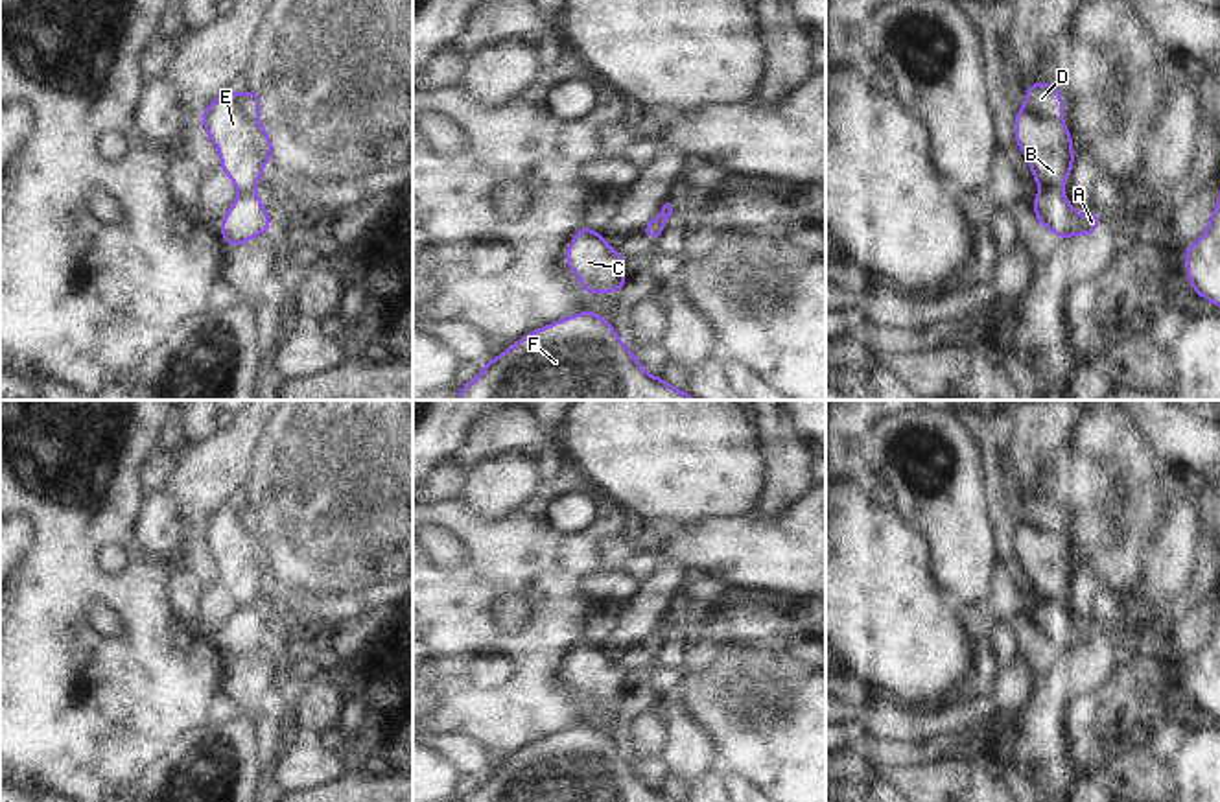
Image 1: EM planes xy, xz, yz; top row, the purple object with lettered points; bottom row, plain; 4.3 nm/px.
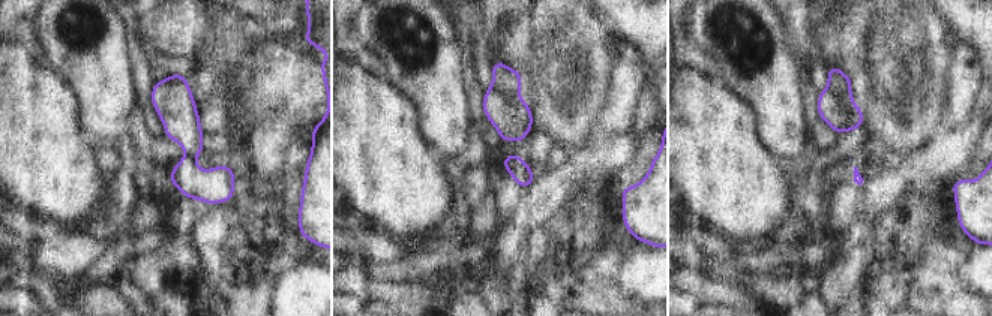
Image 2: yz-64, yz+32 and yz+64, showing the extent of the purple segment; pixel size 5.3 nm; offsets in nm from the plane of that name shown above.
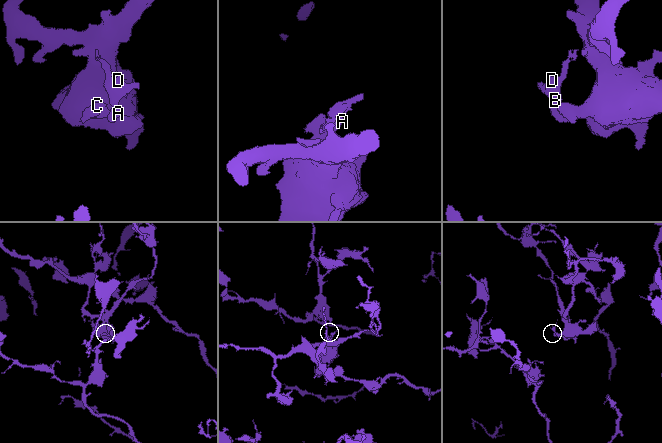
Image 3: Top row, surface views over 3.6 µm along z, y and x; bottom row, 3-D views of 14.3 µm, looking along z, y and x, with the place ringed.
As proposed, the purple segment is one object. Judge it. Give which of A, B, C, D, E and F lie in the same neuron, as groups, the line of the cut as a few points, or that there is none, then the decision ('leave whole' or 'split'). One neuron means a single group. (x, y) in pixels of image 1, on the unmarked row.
A C F / B D E | yz (1044, 600), (1056, 603) | split

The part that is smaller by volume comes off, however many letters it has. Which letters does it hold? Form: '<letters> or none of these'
B, D, E

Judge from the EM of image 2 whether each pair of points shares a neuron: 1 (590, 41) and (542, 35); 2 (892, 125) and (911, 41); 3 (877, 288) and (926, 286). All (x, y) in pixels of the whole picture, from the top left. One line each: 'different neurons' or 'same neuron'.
1: same neuron
2: same neuron
3: same neuron

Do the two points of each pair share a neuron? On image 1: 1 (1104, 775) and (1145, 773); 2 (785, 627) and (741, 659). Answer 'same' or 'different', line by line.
1: same
2: same

